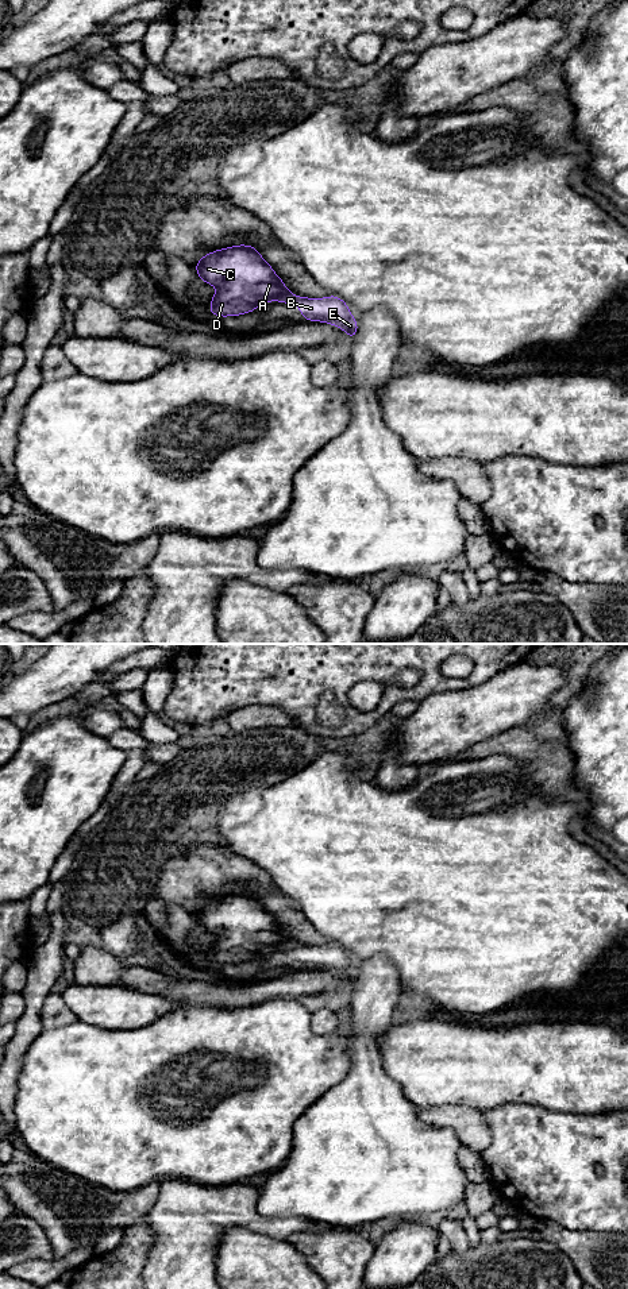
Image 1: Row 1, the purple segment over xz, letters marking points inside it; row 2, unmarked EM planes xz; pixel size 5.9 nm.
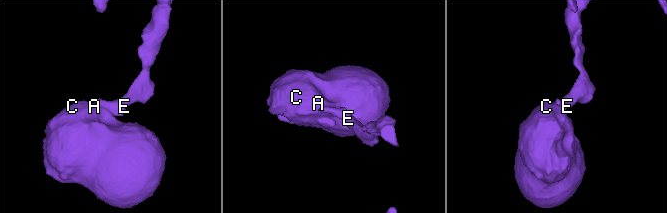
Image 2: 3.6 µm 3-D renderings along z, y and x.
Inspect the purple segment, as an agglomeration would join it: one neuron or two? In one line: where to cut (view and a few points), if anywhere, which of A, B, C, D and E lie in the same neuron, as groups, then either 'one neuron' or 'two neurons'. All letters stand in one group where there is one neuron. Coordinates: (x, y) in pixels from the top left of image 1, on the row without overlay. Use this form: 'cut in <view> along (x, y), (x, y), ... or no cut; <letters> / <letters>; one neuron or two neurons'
cut in xz along (291, 941), (277, 948); A C D / B E; two neurons

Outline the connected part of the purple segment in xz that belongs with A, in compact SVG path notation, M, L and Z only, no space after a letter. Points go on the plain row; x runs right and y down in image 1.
M238 892L212 899L194 916L199 927L217 937L209 954L213 964L240 964L292 942L254 894Z

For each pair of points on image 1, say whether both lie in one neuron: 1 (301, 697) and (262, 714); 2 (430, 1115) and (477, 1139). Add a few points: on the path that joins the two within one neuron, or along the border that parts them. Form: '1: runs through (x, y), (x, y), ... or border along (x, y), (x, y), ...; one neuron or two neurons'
1: border along (247, 705), (277, 705), (297, 725); two neurons
2: runs through (442, 1116), (454, 1116), (465, 1127); one neuron

